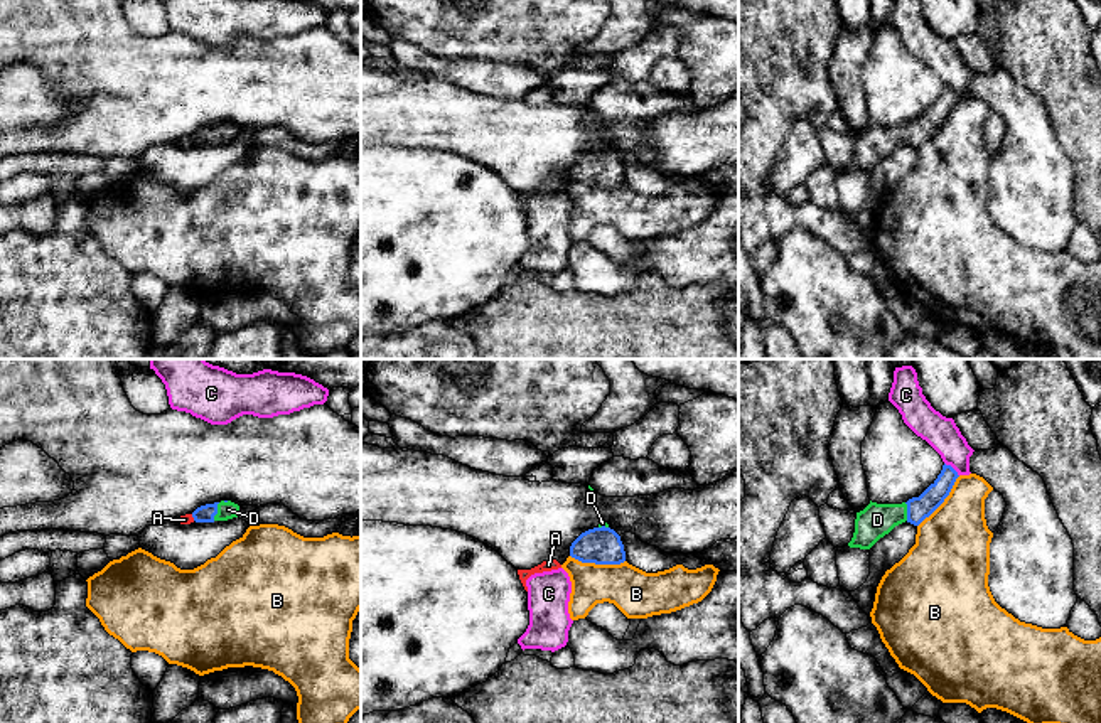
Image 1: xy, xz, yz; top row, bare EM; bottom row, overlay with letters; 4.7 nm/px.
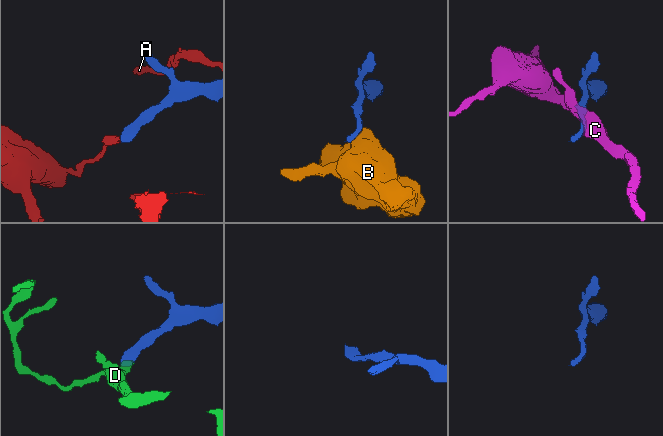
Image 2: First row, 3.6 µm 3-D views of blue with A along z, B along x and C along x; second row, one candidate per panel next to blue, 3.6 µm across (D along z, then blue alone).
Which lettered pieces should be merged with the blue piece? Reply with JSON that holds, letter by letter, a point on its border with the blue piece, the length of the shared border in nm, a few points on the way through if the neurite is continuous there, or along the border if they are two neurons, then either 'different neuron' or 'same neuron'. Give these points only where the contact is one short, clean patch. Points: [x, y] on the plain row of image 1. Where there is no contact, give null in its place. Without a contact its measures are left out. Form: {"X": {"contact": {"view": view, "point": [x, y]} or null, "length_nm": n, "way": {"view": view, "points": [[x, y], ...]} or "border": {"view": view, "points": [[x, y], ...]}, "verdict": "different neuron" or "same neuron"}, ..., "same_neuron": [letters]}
{"A": {"contact": {"view": "xy", "point": [193, 139]}, "length_nm": 40, "verdict": "different neuron"}, "B": {"contact": {"view": "xz", "point": [597, 186]}, "length_nm": 260, "border": {"view": "xz", "points": [[570, 177], [582, 184], [624, 184]]}, "verdict": "different neuron"}, "C": {"contact": {"view": "yz", "point": [953, 91]}, "length_nm": 100, "verdict": "different neuron"}, "D": {"contact": {"view": "xy", "point": [216, 133]}, "length_nm": 90, "way": {"view": "xy", "points": [[206, 135], [216, 133], [228, 132]]}, "verdict": "same neuron"}, "same_neuron": ["D"]}

